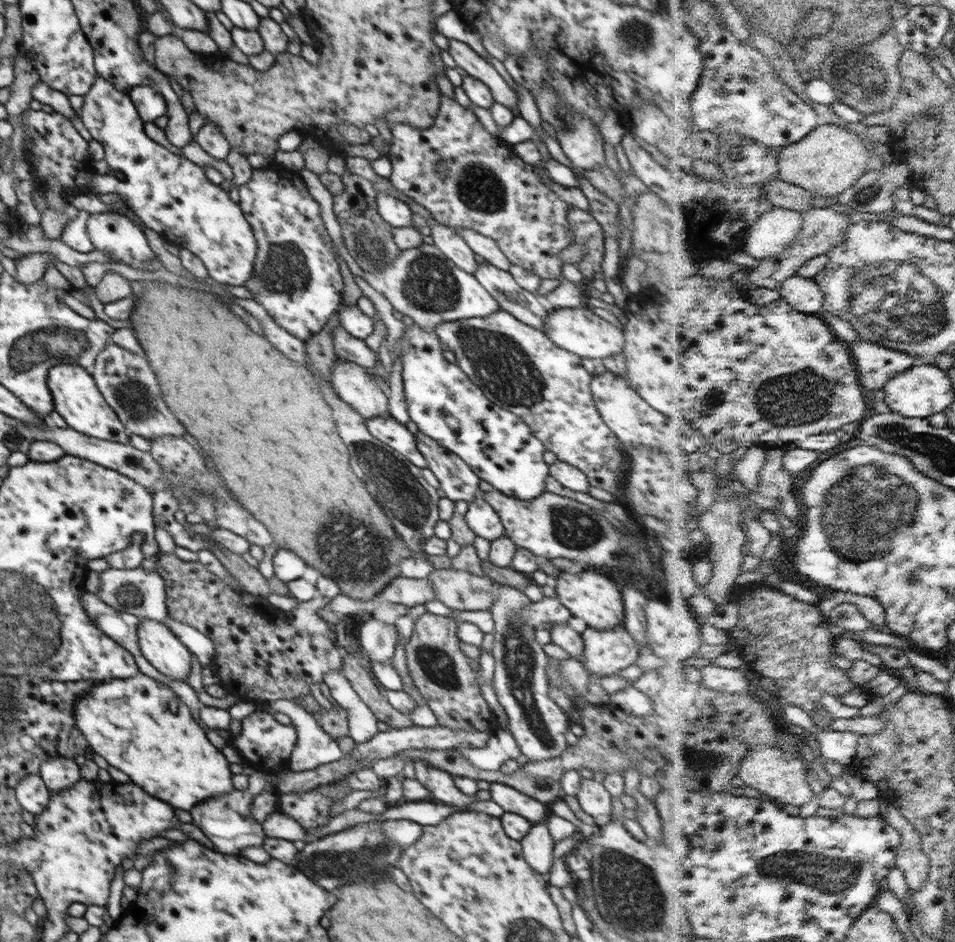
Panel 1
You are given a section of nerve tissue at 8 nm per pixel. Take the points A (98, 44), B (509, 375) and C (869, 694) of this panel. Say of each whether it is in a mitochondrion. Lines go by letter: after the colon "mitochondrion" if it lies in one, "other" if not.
A: other
B: mitochondrion
C: other

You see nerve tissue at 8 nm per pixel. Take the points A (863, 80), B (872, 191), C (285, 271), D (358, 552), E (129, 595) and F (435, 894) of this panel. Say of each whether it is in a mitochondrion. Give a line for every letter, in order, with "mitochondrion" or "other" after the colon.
A: mitochondrion
B: mitochondrion
C: mitochondrion
D: mitochondrion
E: mitochondrion
F: other

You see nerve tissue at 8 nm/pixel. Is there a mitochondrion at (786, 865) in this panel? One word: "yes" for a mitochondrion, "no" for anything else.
yes

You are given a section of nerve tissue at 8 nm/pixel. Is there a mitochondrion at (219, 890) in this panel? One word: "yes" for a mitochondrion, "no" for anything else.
no

